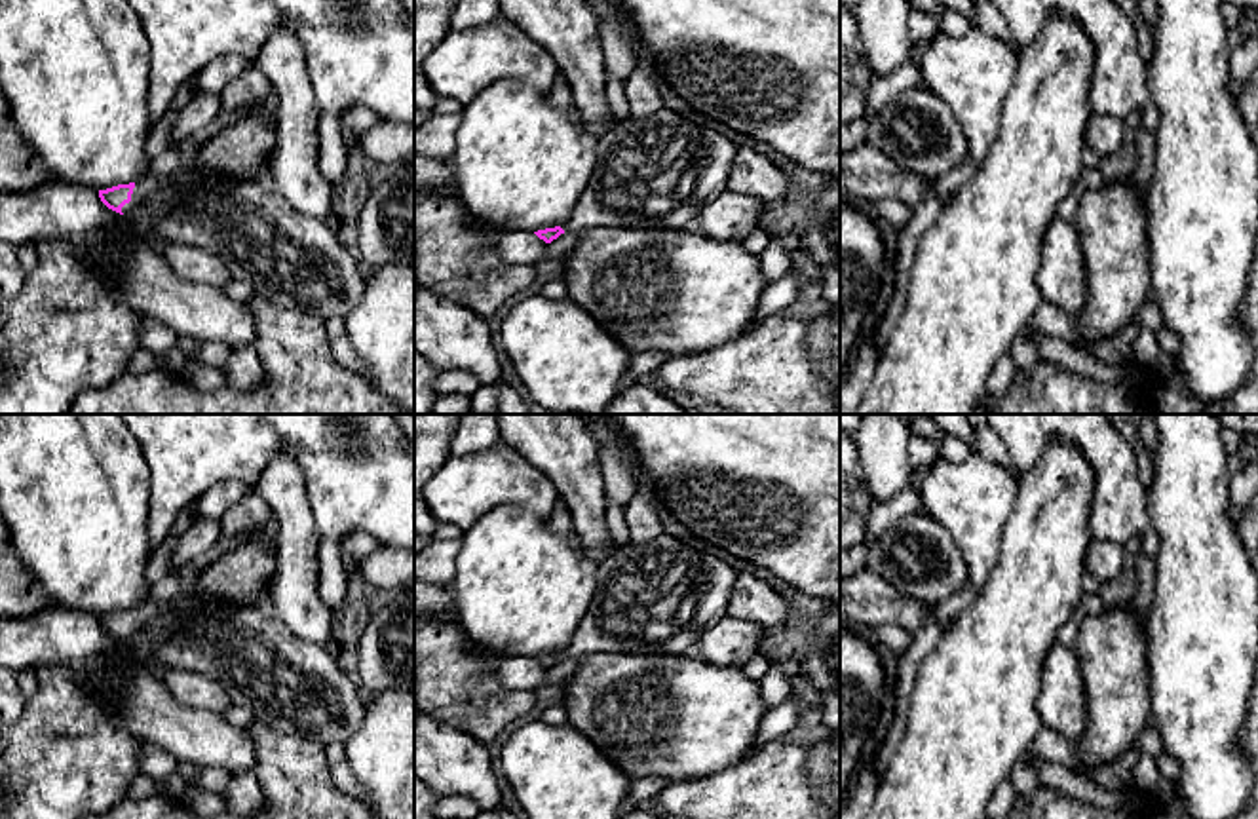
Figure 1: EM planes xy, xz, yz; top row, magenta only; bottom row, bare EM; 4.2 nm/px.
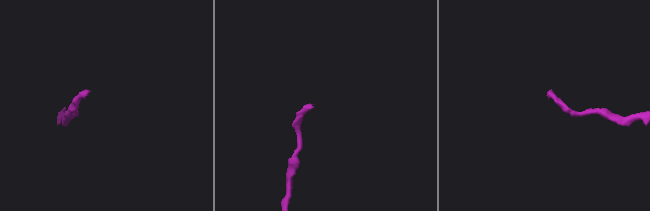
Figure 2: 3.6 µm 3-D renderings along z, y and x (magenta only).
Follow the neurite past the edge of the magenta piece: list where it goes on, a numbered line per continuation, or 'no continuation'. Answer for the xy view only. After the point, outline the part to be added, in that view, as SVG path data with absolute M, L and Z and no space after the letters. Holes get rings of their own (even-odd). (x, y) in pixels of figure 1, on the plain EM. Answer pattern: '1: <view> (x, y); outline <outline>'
1: xy (297, 688); outline M188 591L165 602L139 604L122 638L135 642L163 616L171 618L171 629L165 638L154 642L158 665L194 671L219 682L232 705L249 709L255 720L266 722L276 732L331 745L346 743L363 722L365 695L357 682L340 671L331 650L295 637L266 602L226 610Z

